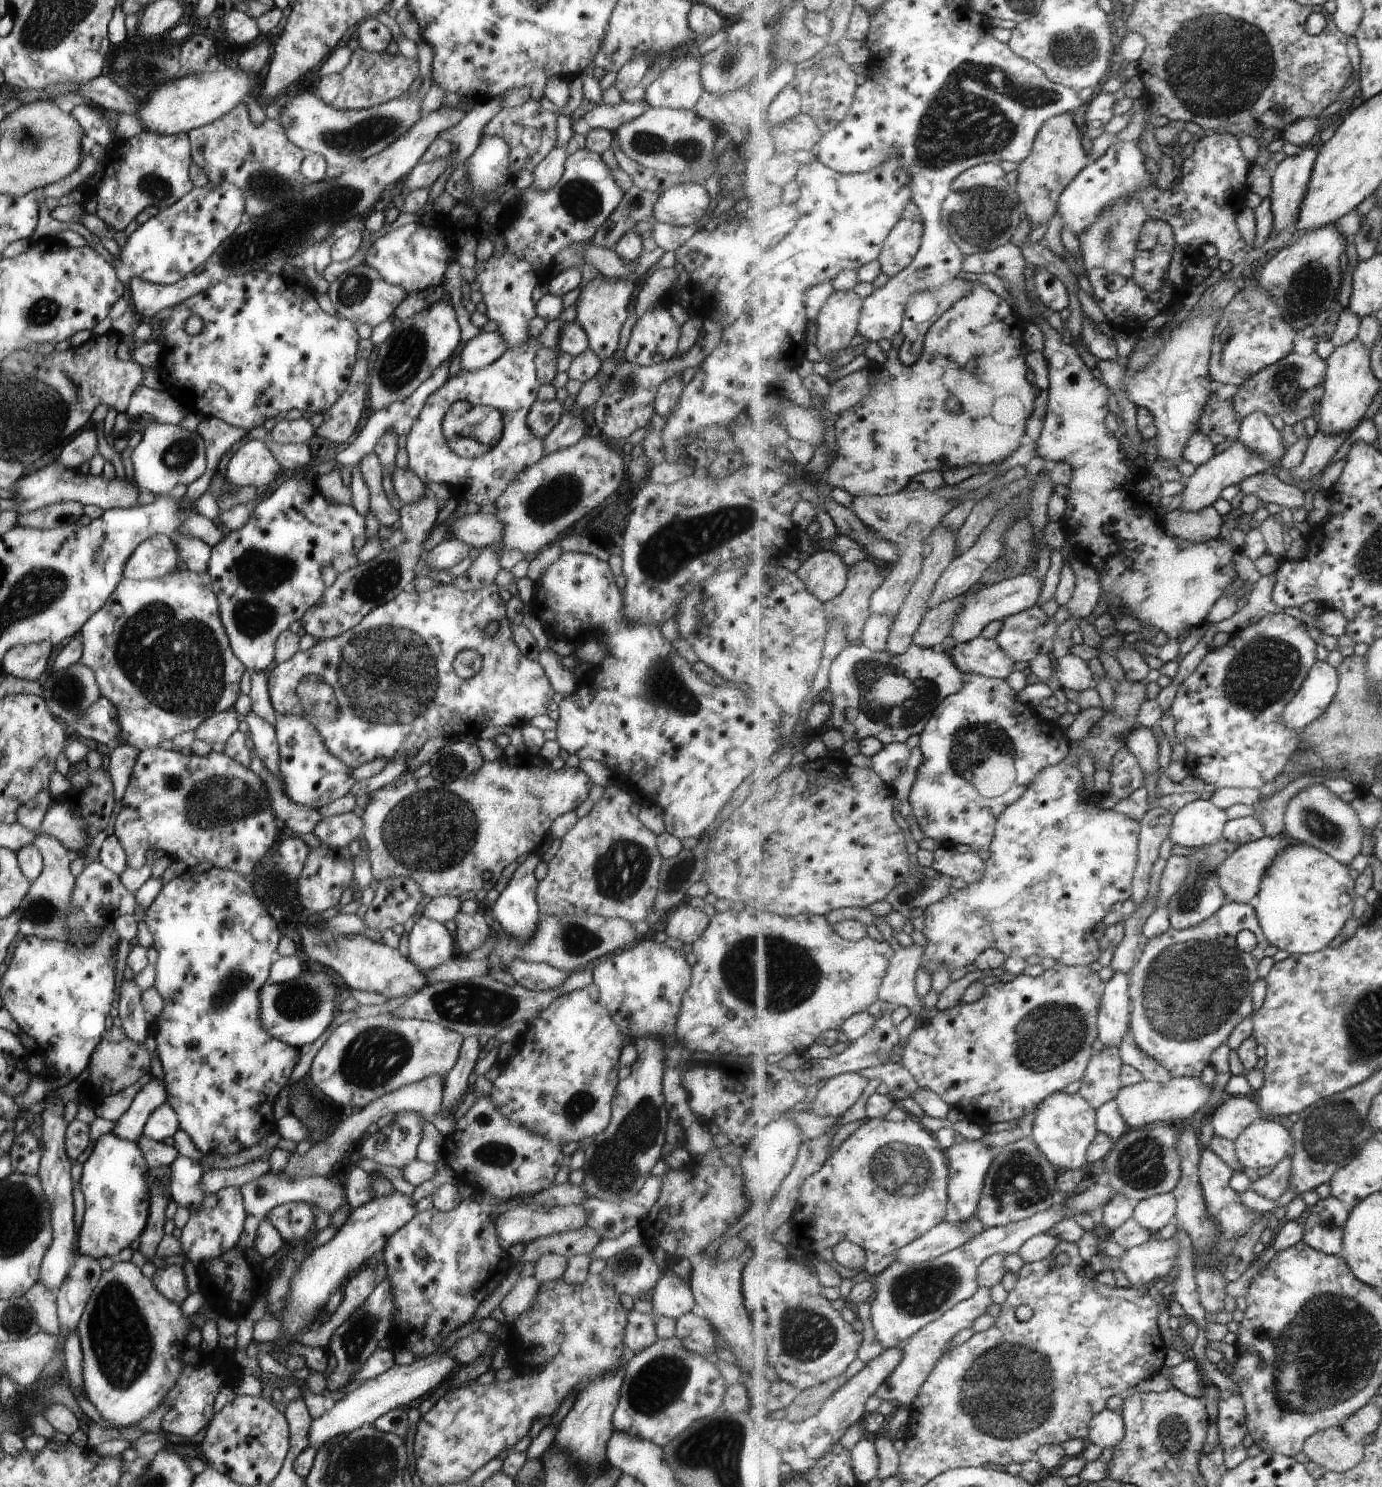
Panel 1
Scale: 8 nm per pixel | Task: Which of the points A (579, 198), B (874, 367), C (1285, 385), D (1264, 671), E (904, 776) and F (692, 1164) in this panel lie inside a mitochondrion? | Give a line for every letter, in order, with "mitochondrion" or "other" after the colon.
A: mitochondrion
B: other
C: mitochondrion
D: mitochondrion
E: other
F: other

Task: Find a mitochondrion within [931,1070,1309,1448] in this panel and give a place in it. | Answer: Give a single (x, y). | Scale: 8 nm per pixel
(983, 1392)

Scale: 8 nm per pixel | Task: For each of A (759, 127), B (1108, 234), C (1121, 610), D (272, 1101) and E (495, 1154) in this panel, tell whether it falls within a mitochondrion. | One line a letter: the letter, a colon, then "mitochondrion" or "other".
A: other
B: mitochondrion
C: other
D: other
E: mitochondrion

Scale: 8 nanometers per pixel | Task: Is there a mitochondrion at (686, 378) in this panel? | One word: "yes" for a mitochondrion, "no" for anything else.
no

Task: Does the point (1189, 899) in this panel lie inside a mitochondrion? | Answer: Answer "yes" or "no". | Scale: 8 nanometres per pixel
yes

